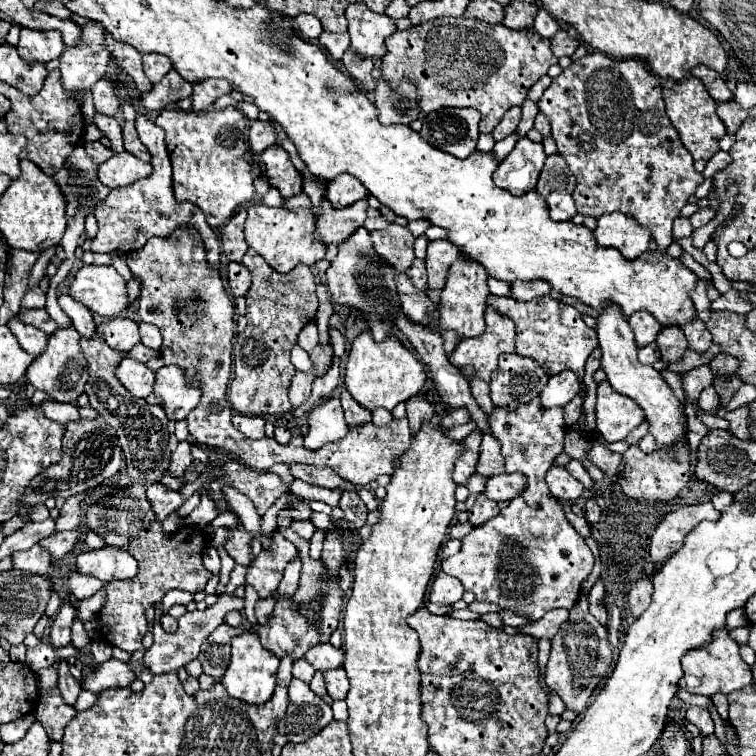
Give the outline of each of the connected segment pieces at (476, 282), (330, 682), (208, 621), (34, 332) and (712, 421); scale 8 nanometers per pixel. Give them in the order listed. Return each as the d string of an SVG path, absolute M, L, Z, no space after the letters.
M459 258L447 276L445 288L441 290L441 302L439 302L439 312L441 312L441 326L447 330L457 330L459 338L473 338L485 330L485 320L483 312L487 308L487 296L489 296L489 286L487 286L487 270L473 260L463 260Z
M345 670L325 672L325 684L327 684L327 694L333 700L345 700L345 696L349 692L349 680L345 676Z
M223 594L219 596L219 600L209 606L207 610L199 612L199 610L193 610L193 612L187 612L179 618L179 628L177 632L173 634L167 634L165 630L161 630L161 624L155 624L153 630L155 630L155 642L153 646L145 652L143 656L143 666L151 672L151 674L167 674L167 672L173 672L173 670L179 670L183 668L185 664L189 664L191 660L195 660L199 656L199 648L201 644L205 642L205 638L211 634L211 630L215 630L219 624L223 624L225 620L225 614L231 612L231 610L243 610L243 598L237 598L233 594Z
M13 316L7 322L7 326L13 332L13 336L17 336L19 344L23 346L25 352L29 352L33 356L39 356L41 350L45 350L45 346L47 346L47 334L41 332L39 328L31 326L31 324L25 324L19 316Z
M695 404L695 406L697 406L697 418L699 418L709 430L727 430L729 428L729 422L724 418L719 418L719 416L709 416L709 414L705 414L705 412L699 408L699 404Z

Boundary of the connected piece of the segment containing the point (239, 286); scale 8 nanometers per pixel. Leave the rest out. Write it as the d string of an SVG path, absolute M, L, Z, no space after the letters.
M229 262L227 280L229 280L229 288L235 298L245 296L247 290L251 288L251 272L241 262Z

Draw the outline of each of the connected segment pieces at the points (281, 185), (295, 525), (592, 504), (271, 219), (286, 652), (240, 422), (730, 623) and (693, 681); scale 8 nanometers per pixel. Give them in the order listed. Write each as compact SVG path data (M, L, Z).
M271 146L261 154L261 160L265 164L267 180L273 188L281 192L283 198L297 196L303 186L303 178L297 172L297 168L291 164L289 154L281 146Z
M293 520L291 522L291 530L297 532L303 540L311 540L311 536L315 534L315 526L309 522L309 520Z
M591 496L591 498L585 502L583 510L585 510L585 518L587 518L589 524L597 524L597 522L599 522L601 510L599 510L599 504L595 502L595 496Z
M253 204L247 208L247 222L245 222L245 238L247 244L257 250L263 260L277 272L287 274L295 266L305 264L313 266L321 258L325 258L325 242L317 236L315 230L317 218L313 208L269 208L265 204Z
M309 554L301 556L303 562L303 574L299 588L293 596L279 596L275 610L267 622L267 626L255 626L253 632L259 634L263 646L267 646L271 652L275 652L279 658L291 656L293 660L299 660L307 654L309 648L329 642L333 630L339 624L341 618L341 606L343 606L343 592L339 588L341 578L325 578L325 564L321 560L311 560Z
M233 414L231 422L239 432L243 432L249 438L263 438L265 436L265 420L261 416Z
M733 610L727 614L727 628L739 628L739 626L747 626L747 616L745 616L745 610Z
M715 630L713 632L713 640L709 642L709 646L701 646L701 648L693 648L689 650L683 660L683 678L679 680L679 686L687 692L693 694L703 694L703 696L713 696L717 692L723 694L731 694L733 690L741 690L745 688L751 680L751 668L741 660L739 656L739 644L729 636L729 630Z

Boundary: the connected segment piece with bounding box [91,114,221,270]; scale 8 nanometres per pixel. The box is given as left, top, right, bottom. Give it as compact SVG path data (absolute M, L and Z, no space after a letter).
M137 114L135 128L139 132L141 142L151 152L151 164L153 174L145 180L133 182L129 186L119 186L109 192L109 196L95 206L95 218L97 218L97 236L93 238L91 252L135 252L147 244L149 238L169 238L177 228L193 228L201 234L201 240L205 244L205 260L209 268L219 270L219 256L221 256L221 244L211 230L211 226L205 222L205 214L189 204L189 202L175 202L173 196L173 184L171 184L171 160L167 154L167 146L163 142L163 130L153 124L145 114Z

